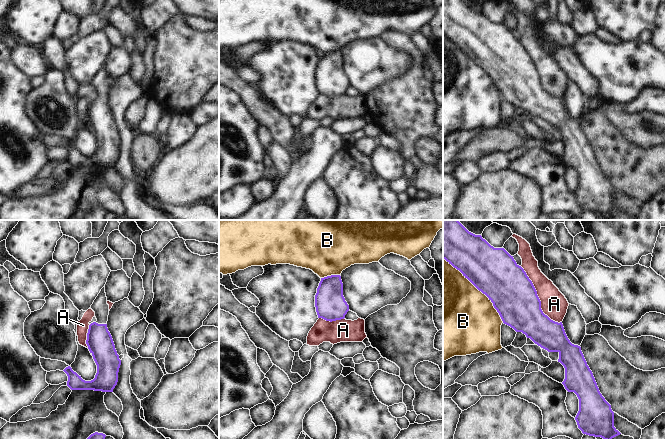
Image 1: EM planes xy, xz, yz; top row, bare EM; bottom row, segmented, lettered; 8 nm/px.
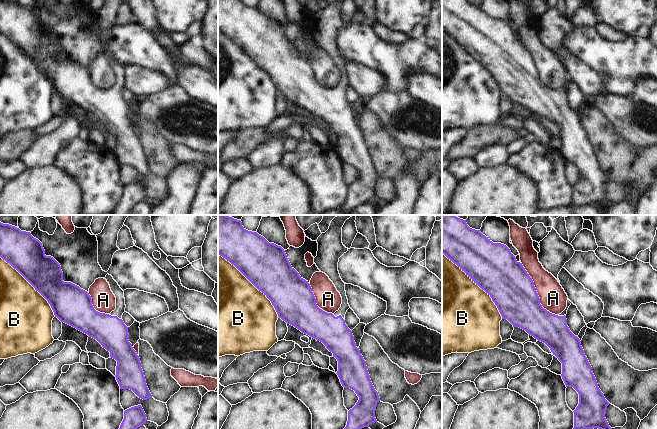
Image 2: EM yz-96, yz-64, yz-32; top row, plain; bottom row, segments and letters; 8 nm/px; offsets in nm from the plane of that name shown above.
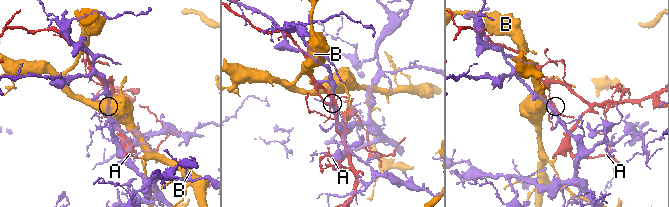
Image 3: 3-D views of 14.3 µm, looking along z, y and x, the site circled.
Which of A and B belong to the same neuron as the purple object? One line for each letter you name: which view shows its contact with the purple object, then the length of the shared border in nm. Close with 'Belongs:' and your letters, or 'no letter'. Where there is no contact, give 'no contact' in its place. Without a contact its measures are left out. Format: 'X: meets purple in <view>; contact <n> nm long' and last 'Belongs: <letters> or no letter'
Belongs: no letter

